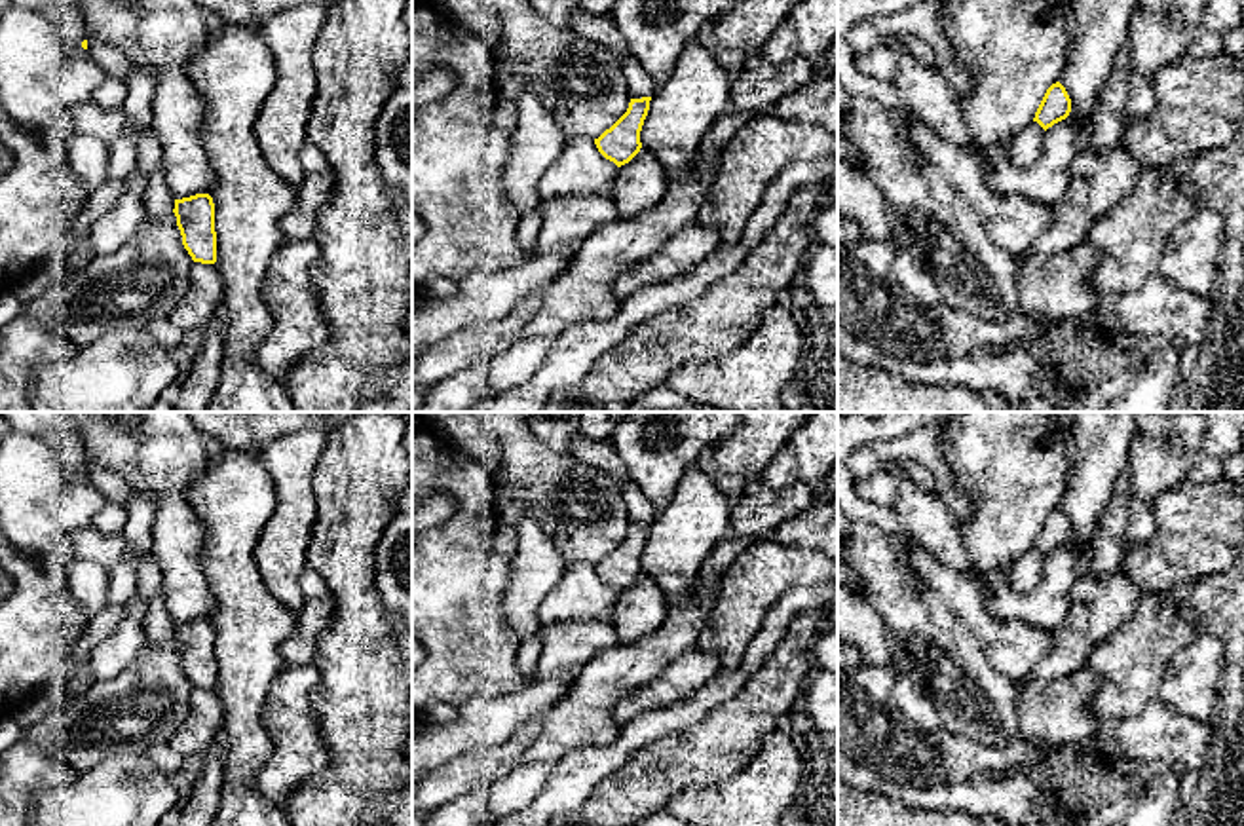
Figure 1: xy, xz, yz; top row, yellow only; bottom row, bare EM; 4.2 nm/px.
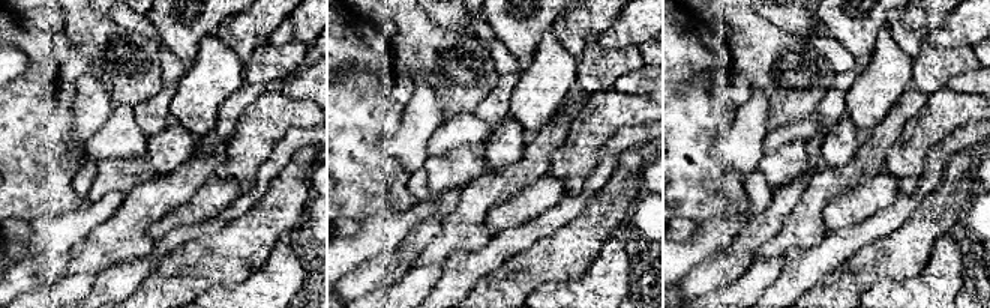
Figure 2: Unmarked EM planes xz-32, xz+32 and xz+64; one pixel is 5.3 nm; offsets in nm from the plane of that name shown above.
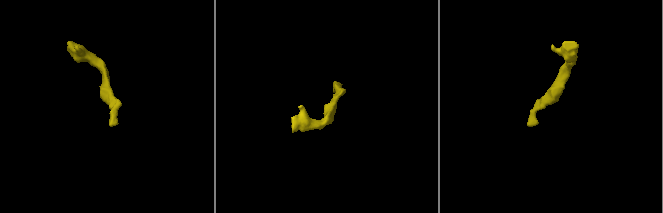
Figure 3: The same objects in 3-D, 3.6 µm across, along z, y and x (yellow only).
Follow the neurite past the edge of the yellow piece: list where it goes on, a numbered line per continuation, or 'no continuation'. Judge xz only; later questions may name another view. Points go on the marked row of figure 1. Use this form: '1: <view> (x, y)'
no continuation

